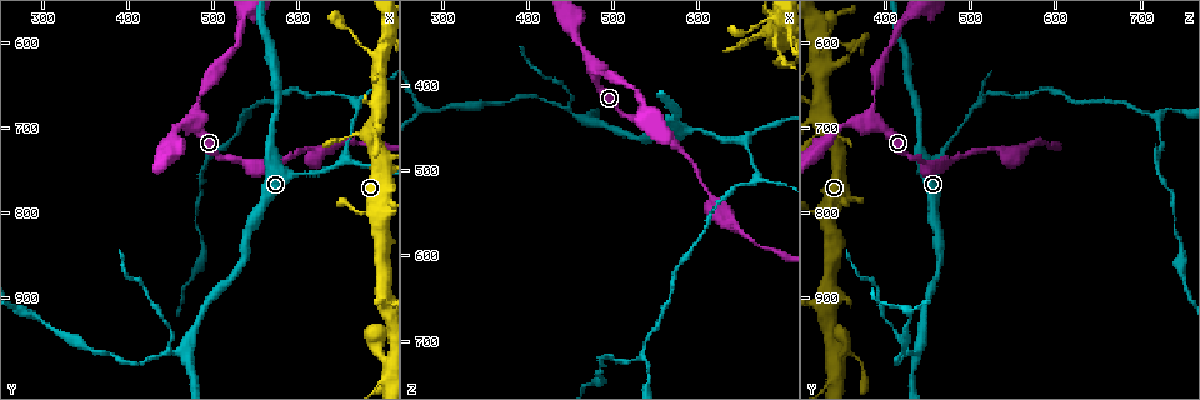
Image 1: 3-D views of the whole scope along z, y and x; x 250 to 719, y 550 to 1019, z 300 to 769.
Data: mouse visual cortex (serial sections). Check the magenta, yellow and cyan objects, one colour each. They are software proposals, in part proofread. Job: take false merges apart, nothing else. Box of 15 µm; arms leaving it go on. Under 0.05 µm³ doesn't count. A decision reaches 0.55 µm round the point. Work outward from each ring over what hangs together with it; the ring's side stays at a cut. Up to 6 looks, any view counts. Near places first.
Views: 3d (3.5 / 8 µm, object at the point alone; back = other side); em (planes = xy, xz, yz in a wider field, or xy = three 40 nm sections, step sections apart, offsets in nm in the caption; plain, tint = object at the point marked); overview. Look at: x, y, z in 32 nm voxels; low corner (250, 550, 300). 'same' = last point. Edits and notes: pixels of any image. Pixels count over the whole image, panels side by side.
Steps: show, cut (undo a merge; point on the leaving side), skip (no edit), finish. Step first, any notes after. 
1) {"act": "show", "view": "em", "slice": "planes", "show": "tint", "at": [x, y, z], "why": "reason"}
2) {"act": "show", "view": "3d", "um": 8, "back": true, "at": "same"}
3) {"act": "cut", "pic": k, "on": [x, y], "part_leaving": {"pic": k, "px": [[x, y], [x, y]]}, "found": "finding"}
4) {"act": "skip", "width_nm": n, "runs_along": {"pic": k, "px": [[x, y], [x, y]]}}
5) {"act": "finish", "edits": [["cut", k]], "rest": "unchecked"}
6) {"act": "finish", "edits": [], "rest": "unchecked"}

{"act": "show", "view": "3d", "um": 8, "at": [475, 695, 375]}

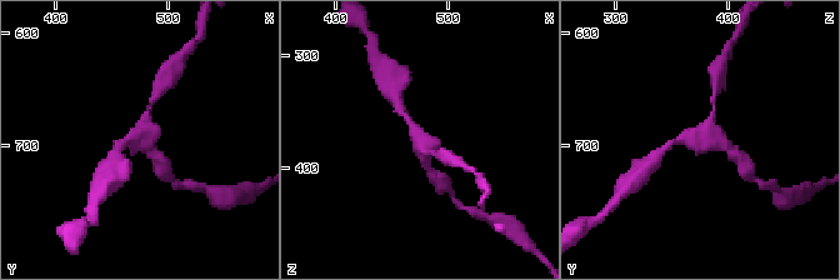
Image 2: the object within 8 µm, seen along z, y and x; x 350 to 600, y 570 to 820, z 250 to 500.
{"act": "show", "view": "3d", "um": 3.5, "at": [474, 696, 374], "why": "zoom in"}

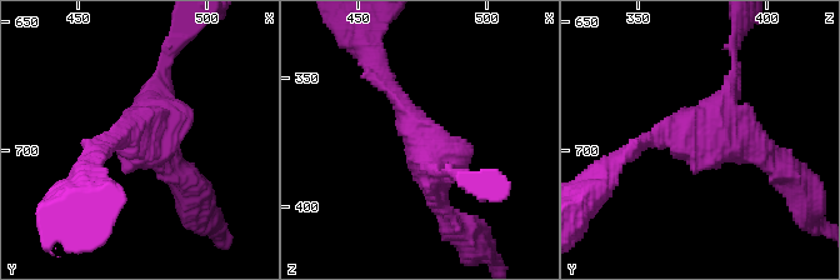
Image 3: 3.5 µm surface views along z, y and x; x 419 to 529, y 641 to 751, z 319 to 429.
{"act": "show", "view": "em", "slice": "planes", "show": "tint", "at": [477, 694, 376], "why": "need the tissue"}

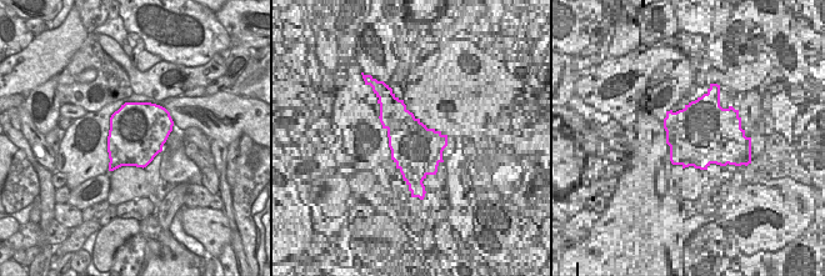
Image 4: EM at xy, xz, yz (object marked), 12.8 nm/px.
{"act": "skip", "runs_along": {"pic": 3, "px": [[784, 171], [720, 125], [733, 48]]}, "found": "all the same cell"}

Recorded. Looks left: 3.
{"act": "show", "view": "3d", "um": 8, "at": [660, 715, 480], "why": "calibre changes"}

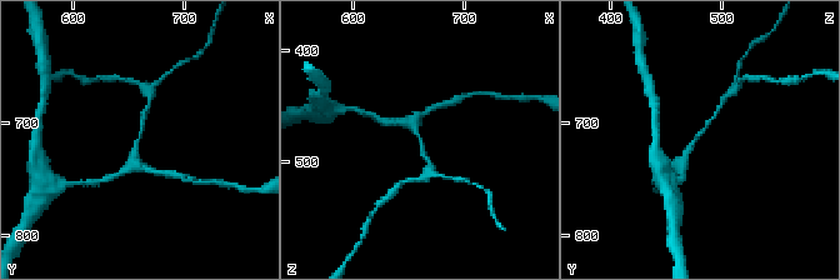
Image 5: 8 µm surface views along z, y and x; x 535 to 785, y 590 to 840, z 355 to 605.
{"act": "show", "view": "em", "slice": "xy", "step": 5, "show": "tint", "at": [658, 714, 476], "why": "need the tissue"}

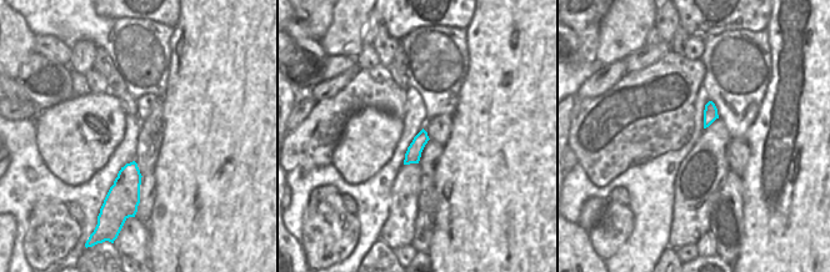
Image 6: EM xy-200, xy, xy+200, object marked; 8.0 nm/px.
{"act": "skip", "runs_along": {"pic": 5, "px": [[683, 170], [688, 150], [716, 110]]}, "found": "one cell here"}

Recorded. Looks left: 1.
{"act": "finish", "edits": [], "rest": "unchecked"}

